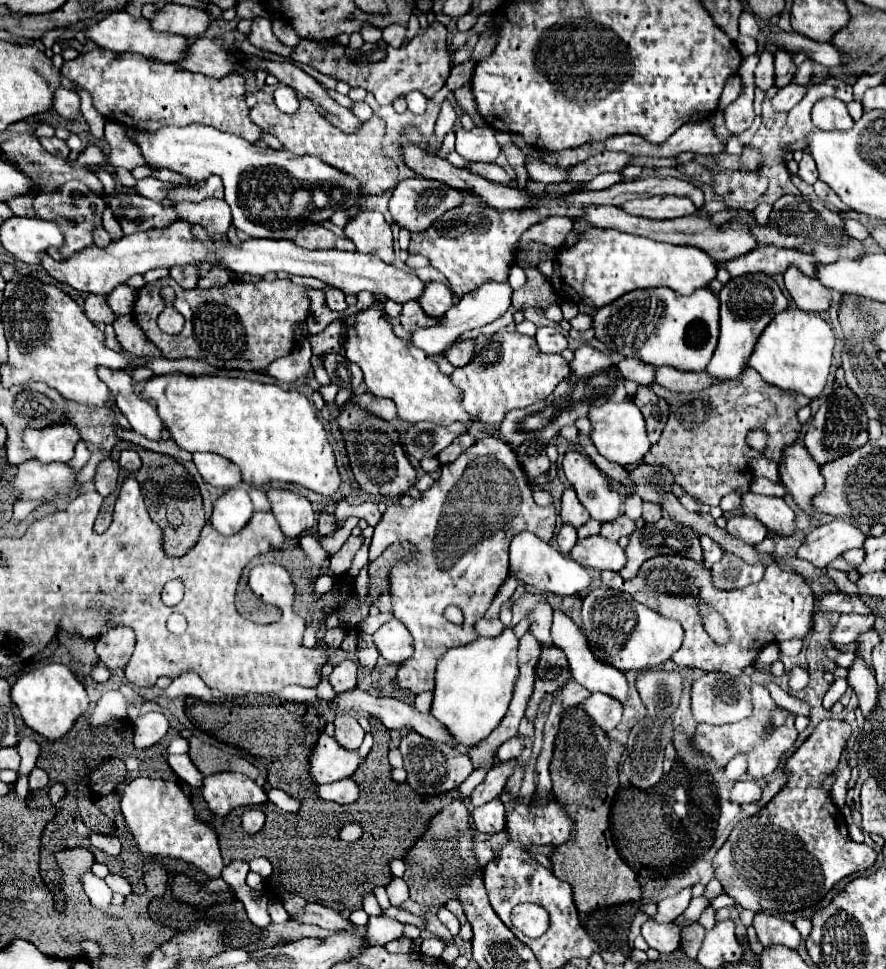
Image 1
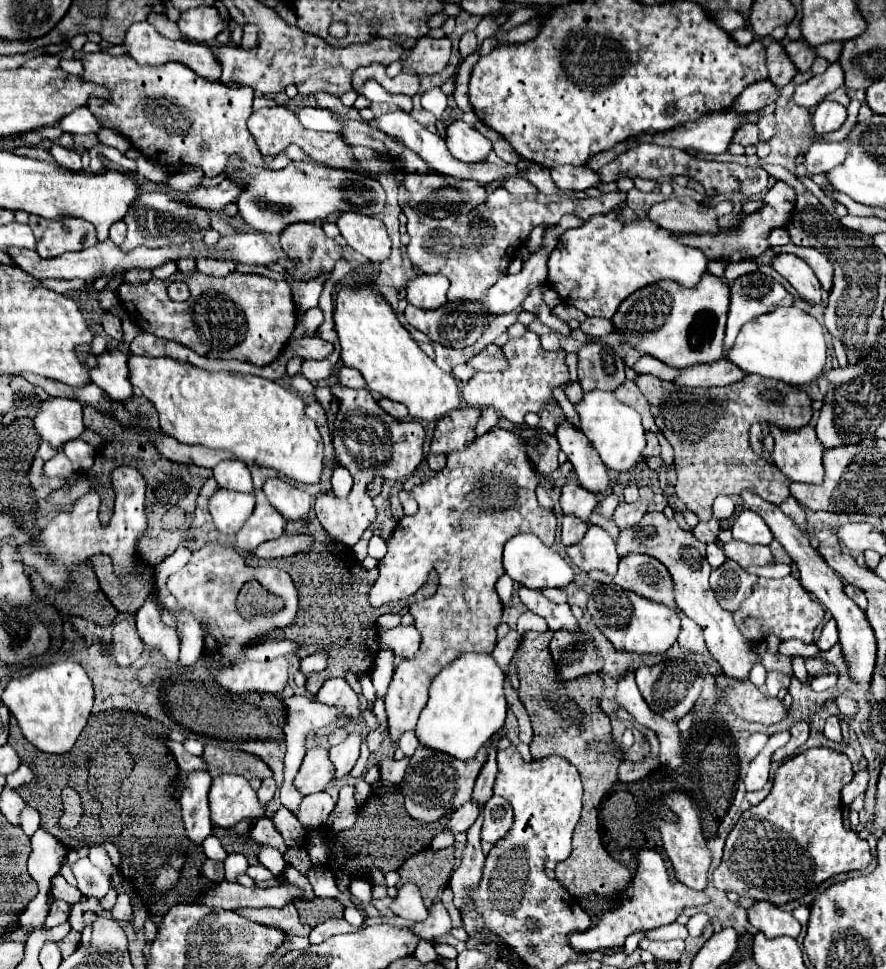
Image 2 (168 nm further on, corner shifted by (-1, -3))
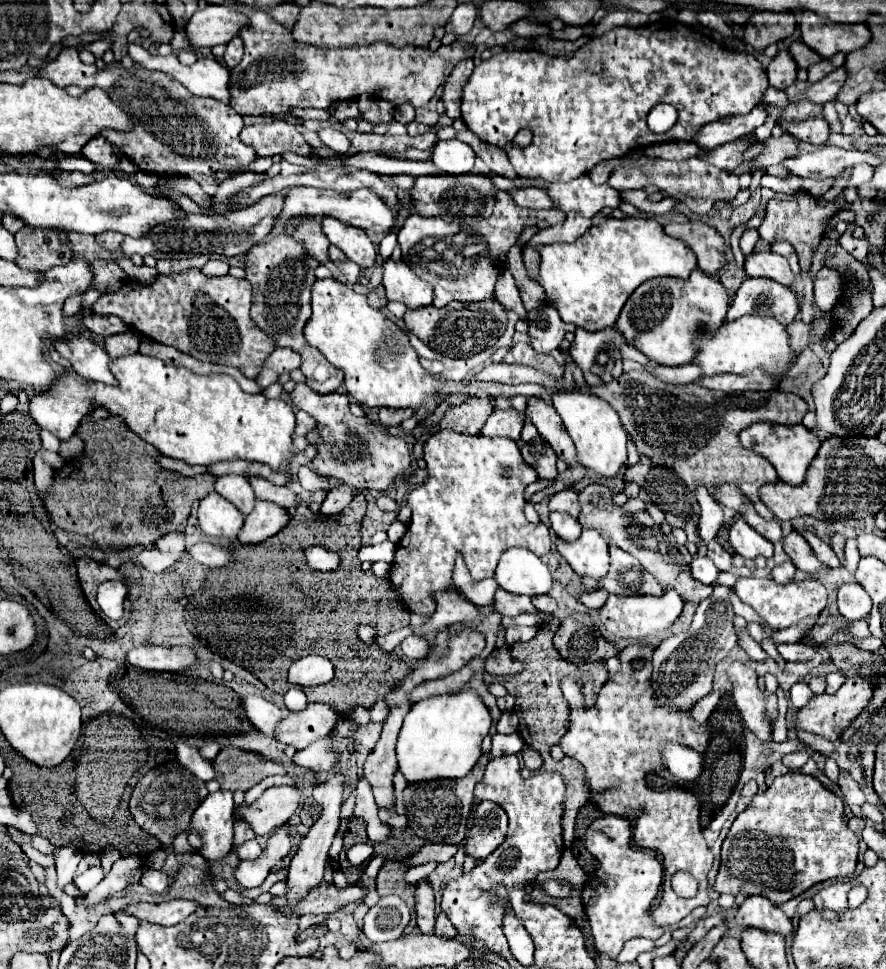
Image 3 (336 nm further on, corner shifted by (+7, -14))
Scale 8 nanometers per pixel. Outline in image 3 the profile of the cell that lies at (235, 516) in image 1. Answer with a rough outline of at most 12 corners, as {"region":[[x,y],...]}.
{"region":[[212,492],[198,522],[208,536],[236,538],[244,514]]}

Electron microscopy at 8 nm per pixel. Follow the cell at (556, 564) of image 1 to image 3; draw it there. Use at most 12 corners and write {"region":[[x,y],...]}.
{"region":[[508,548],[494,578],[526,596],[554,586],[548,566],[526,548]]}

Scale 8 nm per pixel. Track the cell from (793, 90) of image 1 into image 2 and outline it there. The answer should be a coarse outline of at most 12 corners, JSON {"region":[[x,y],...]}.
{"region":[[840,63],[796,87],[794,101],[816,107],[844,85]]}

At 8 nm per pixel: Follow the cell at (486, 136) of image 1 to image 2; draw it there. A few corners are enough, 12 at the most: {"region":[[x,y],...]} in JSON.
{"region":[[464,121],[446,129],[458,161],[484,161],[492,143]]}

